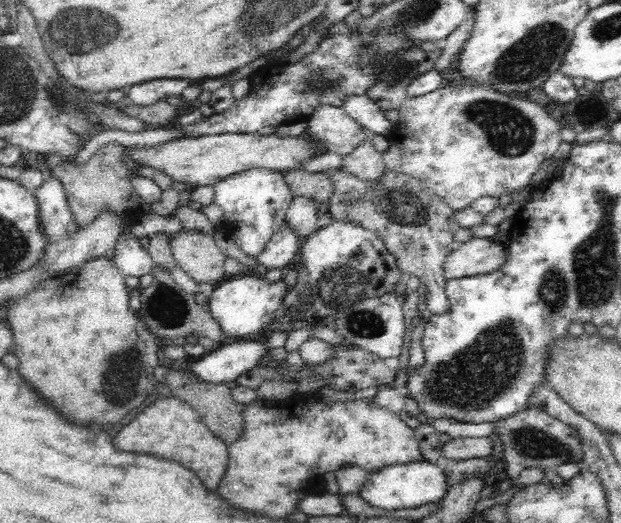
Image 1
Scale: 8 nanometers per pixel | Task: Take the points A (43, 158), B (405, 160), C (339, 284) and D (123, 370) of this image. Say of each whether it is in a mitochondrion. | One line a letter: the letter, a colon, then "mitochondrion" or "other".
A: other
B: other
C: mitochondrion
D: mitochondrion

